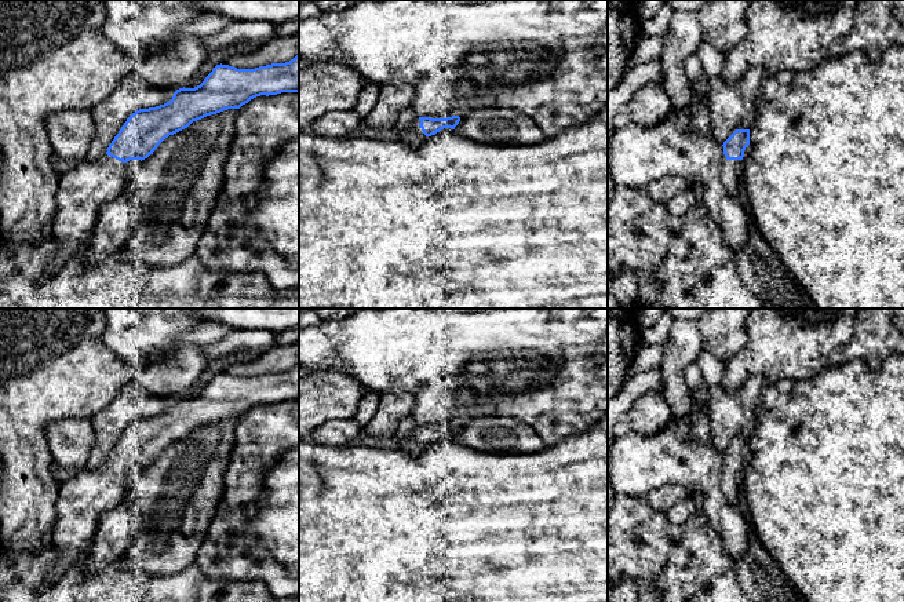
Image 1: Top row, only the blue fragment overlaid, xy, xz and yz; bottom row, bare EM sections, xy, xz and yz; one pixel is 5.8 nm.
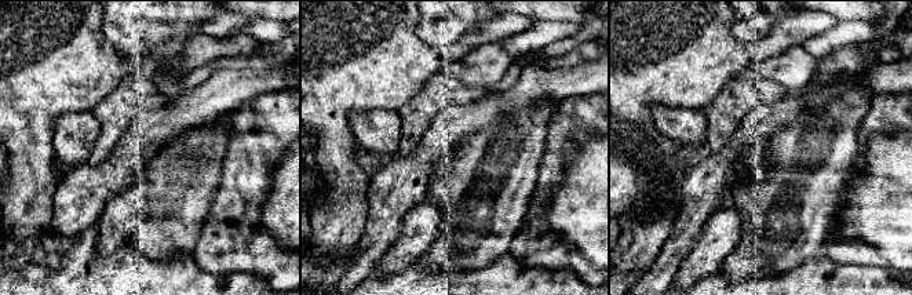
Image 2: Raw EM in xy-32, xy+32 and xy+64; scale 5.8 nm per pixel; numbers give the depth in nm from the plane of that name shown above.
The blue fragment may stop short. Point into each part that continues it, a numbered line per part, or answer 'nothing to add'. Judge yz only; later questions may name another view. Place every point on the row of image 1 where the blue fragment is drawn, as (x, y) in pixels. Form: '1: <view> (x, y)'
1: yz (733, 170)

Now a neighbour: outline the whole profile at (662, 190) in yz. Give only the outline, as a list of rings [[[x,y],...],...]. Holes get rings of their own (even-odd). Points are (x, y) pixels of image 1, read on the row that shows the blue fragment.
[[[664,176],[652,182],[646,189],[655,201],[667,204],[675,194],[684,191],[689,186],[689,180],[681,176]]]

